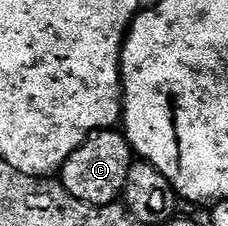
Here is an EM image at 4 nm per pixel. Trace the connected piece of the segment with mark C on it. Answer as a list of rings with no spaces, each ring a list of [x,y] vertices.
[[[120,130],[93,132],[58,173],[58,179],[71,196],[96,208],[117,203],[124,195],[124,187],[134,163],[134,153],[127,136]]]

